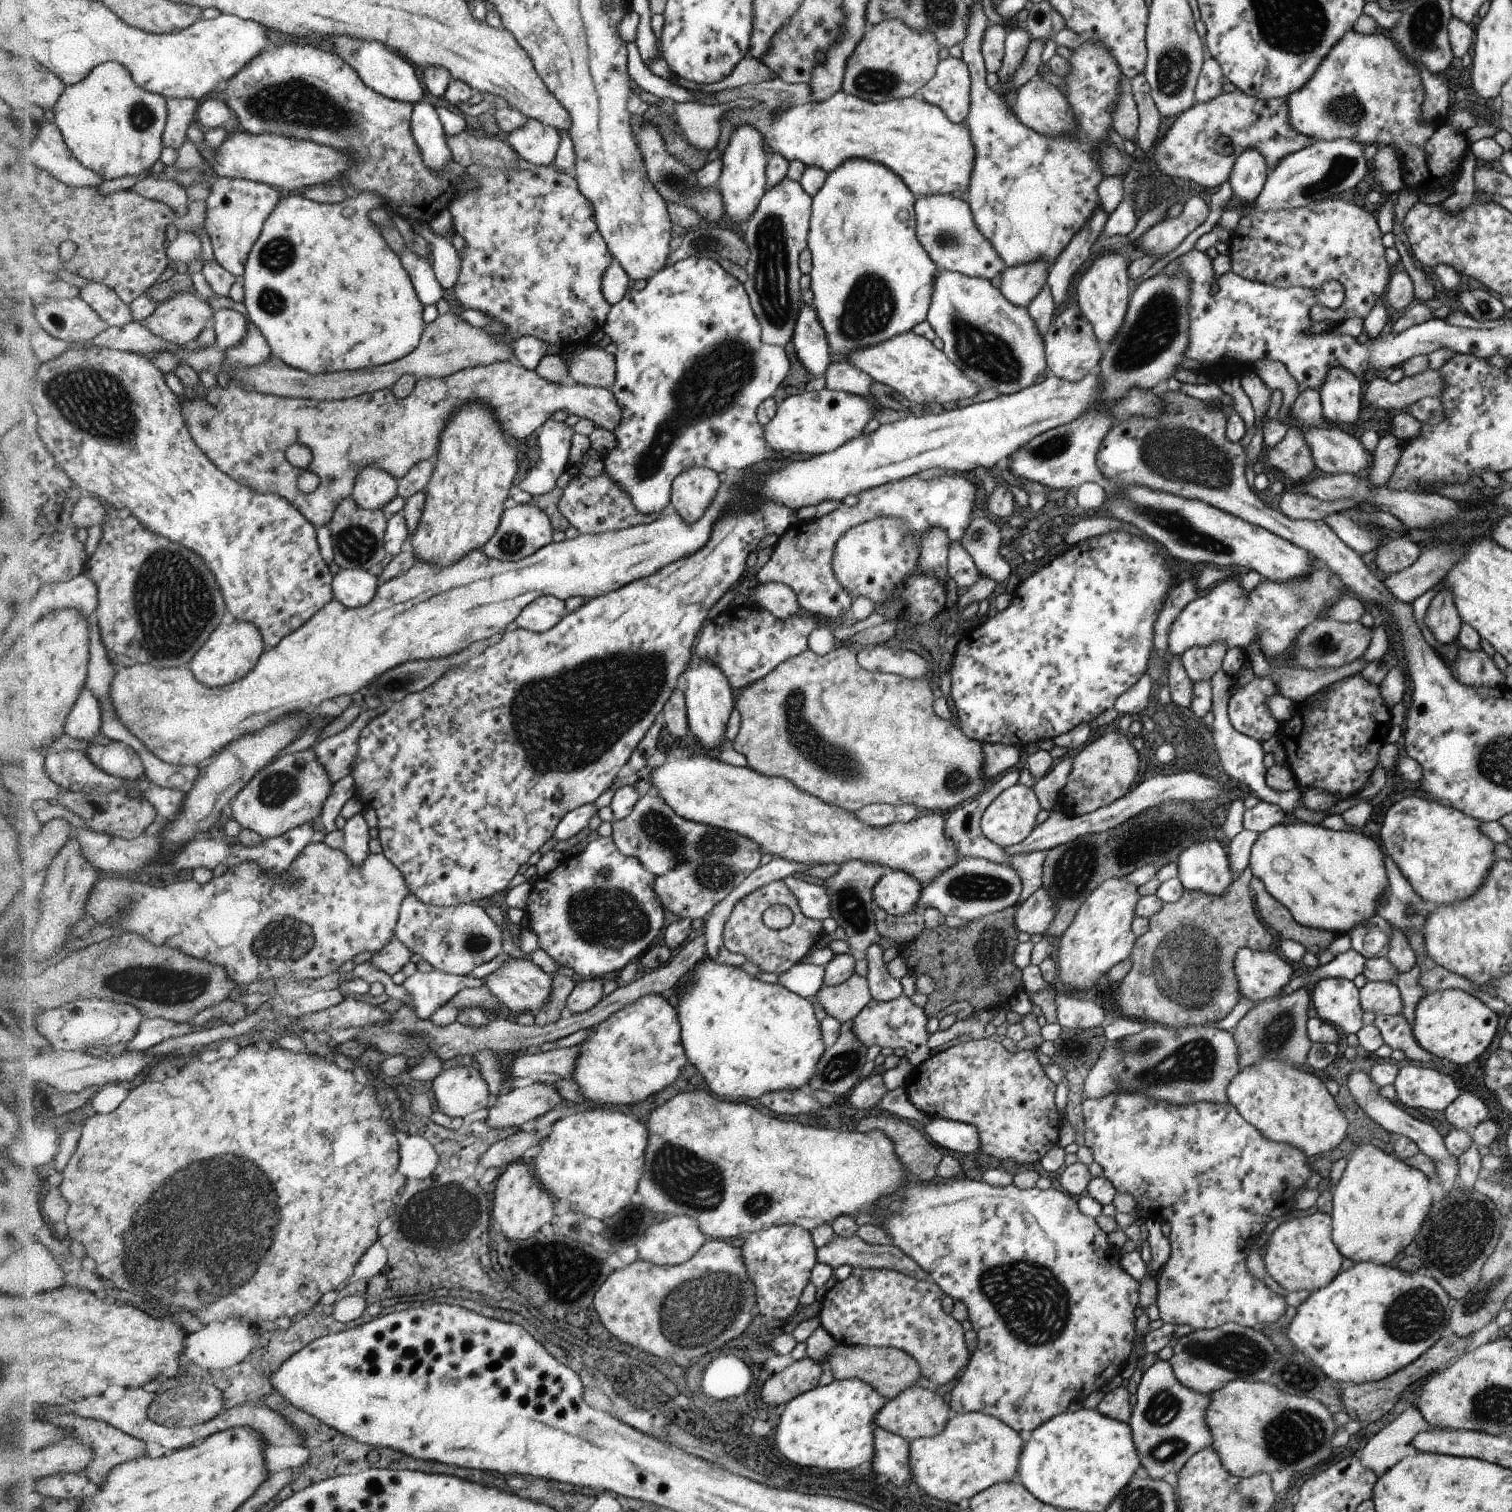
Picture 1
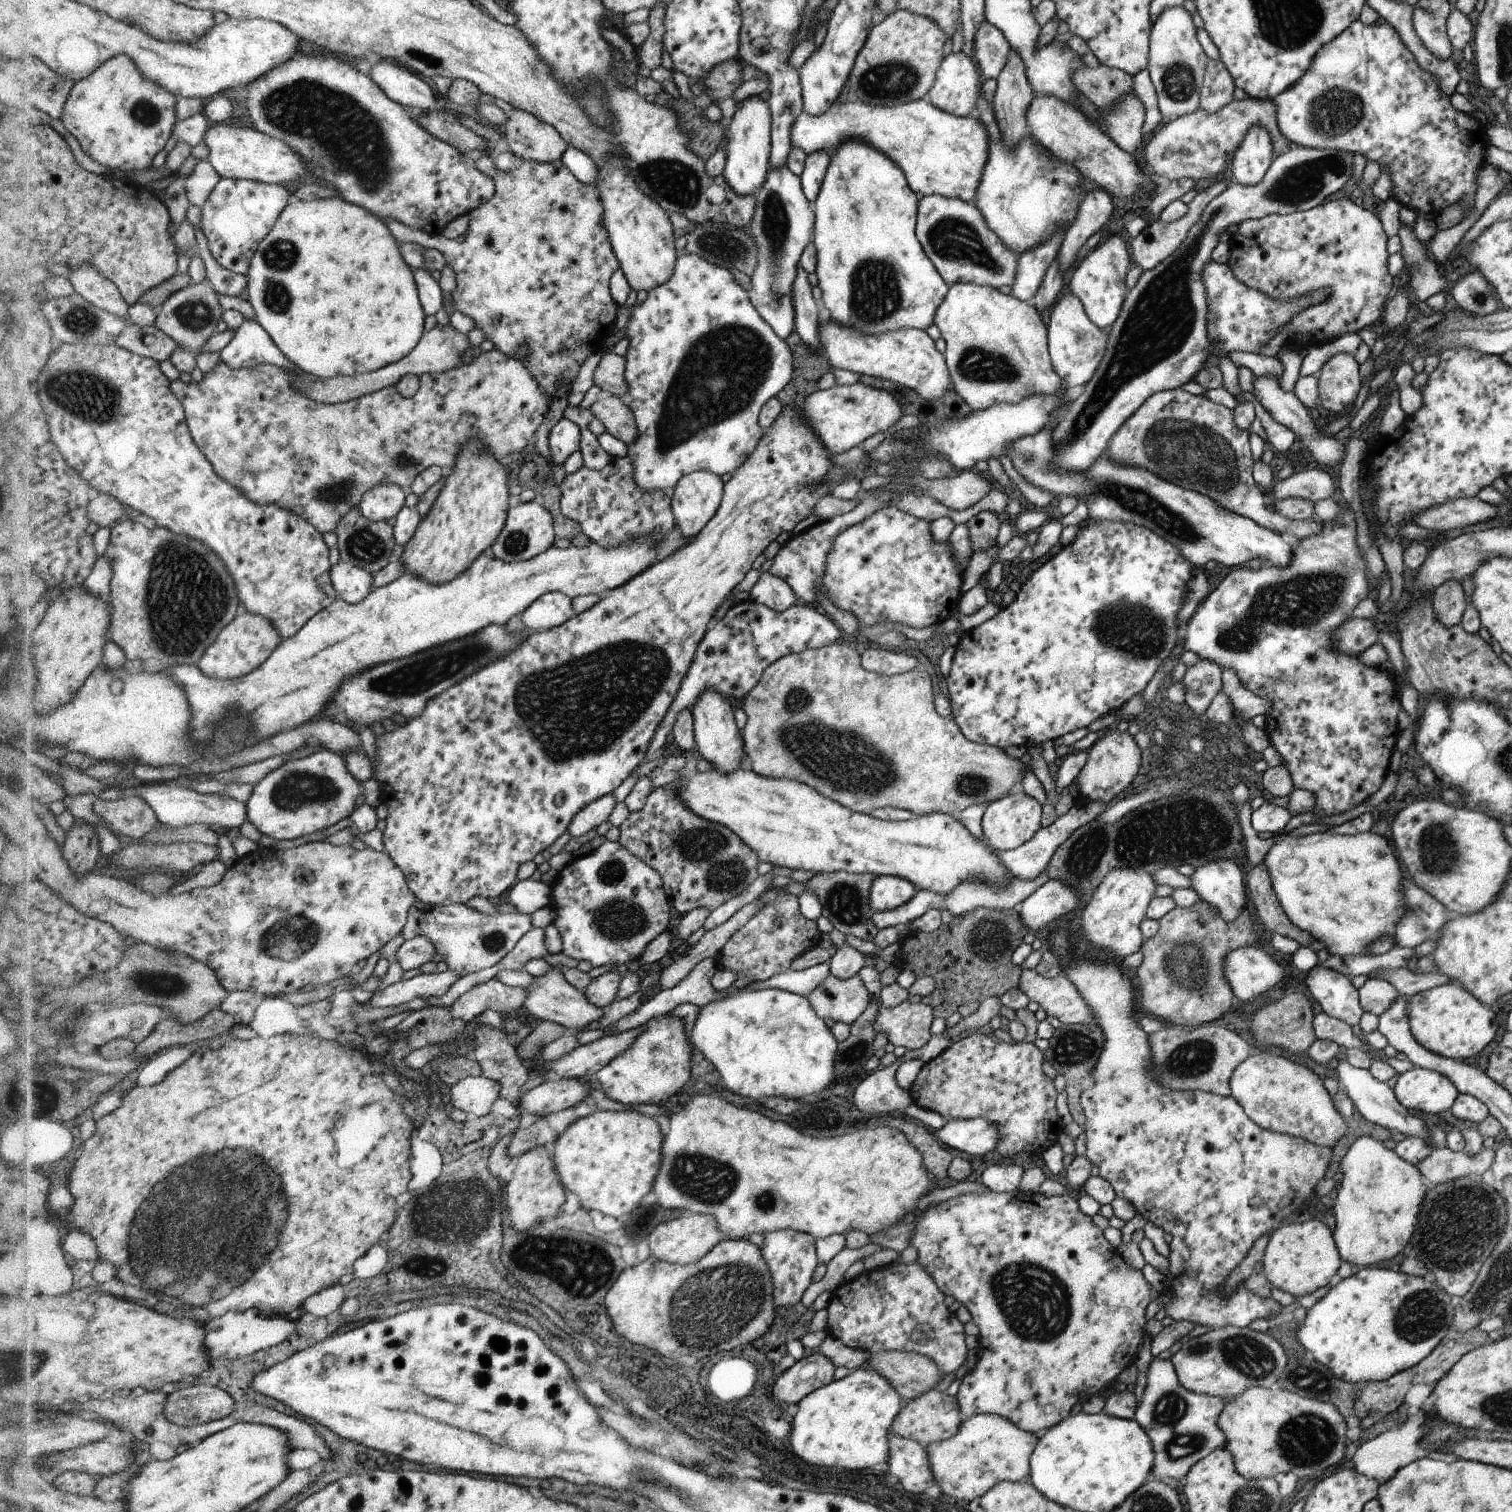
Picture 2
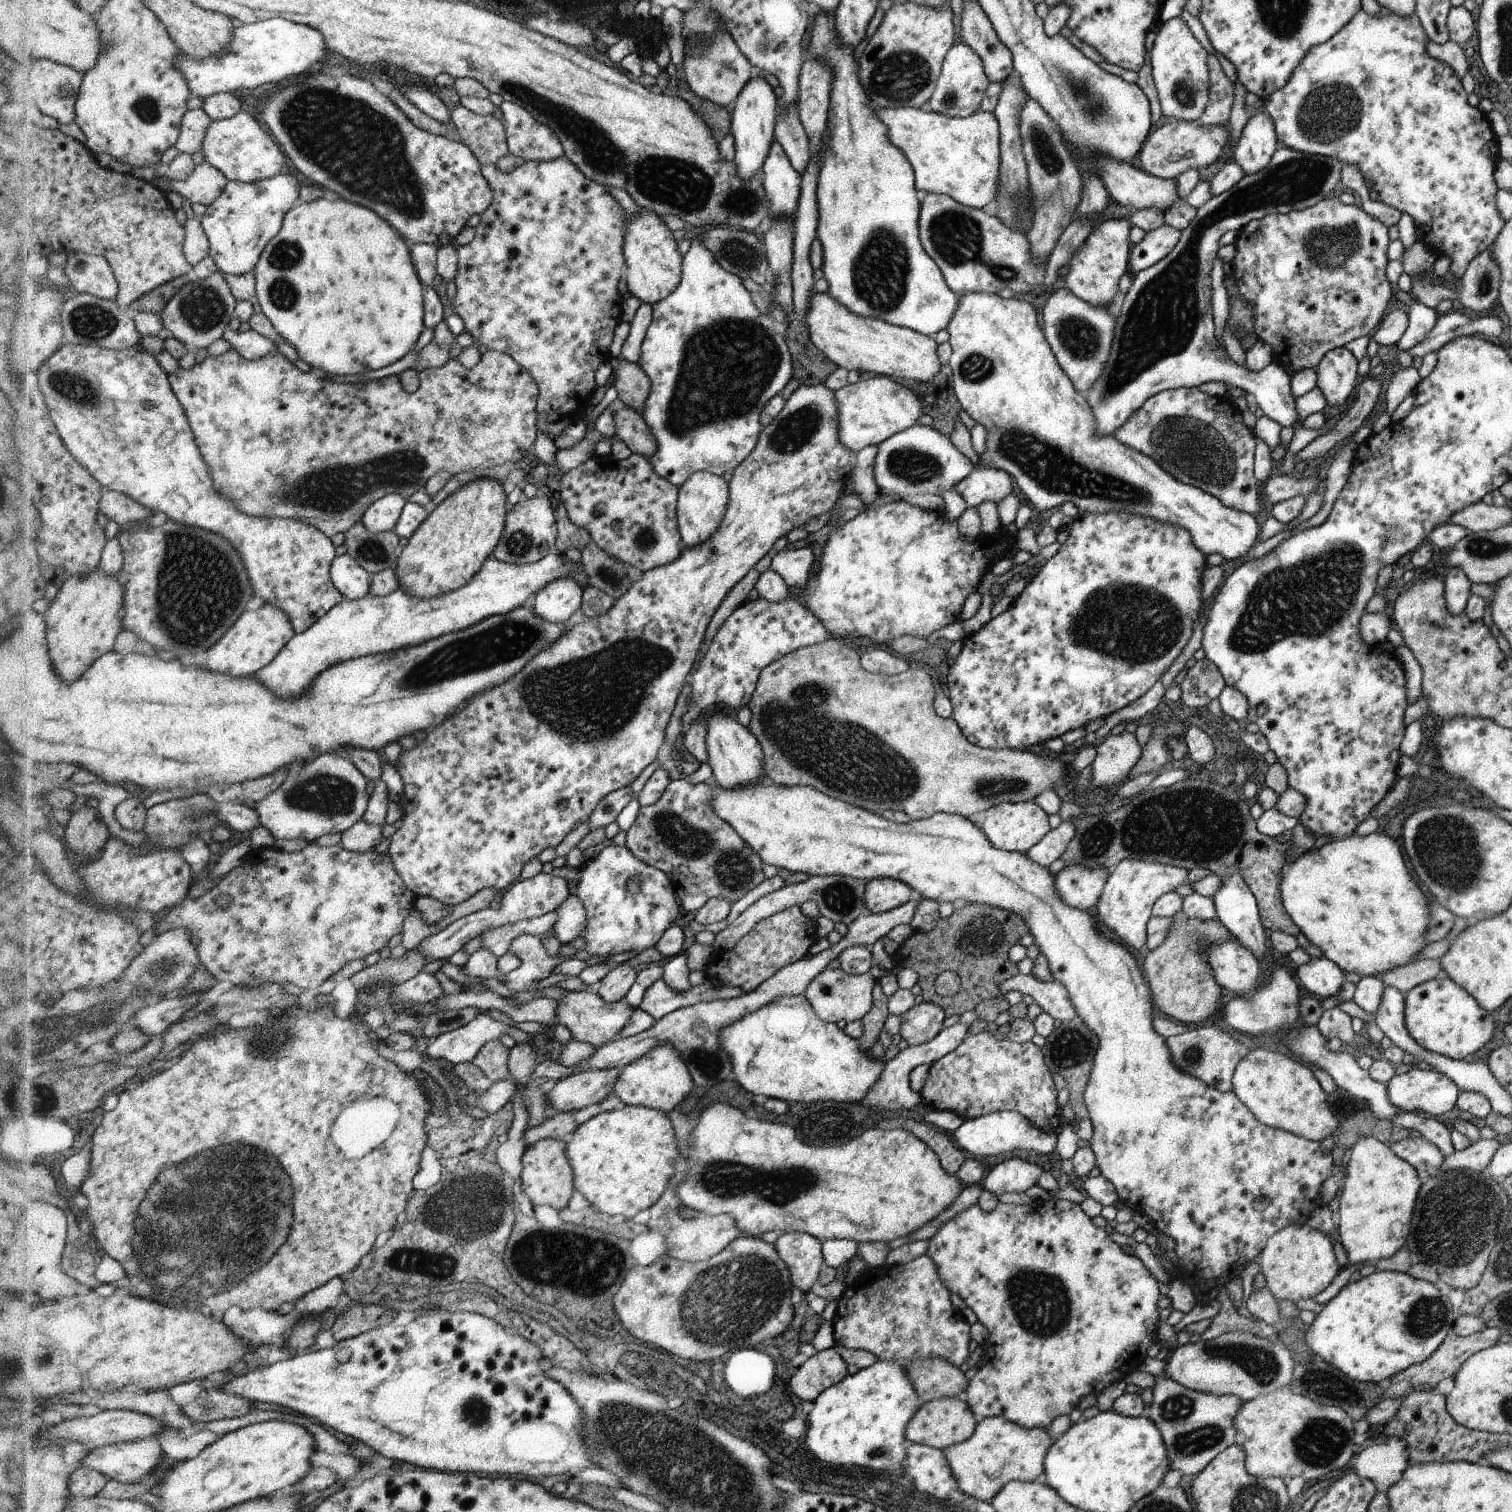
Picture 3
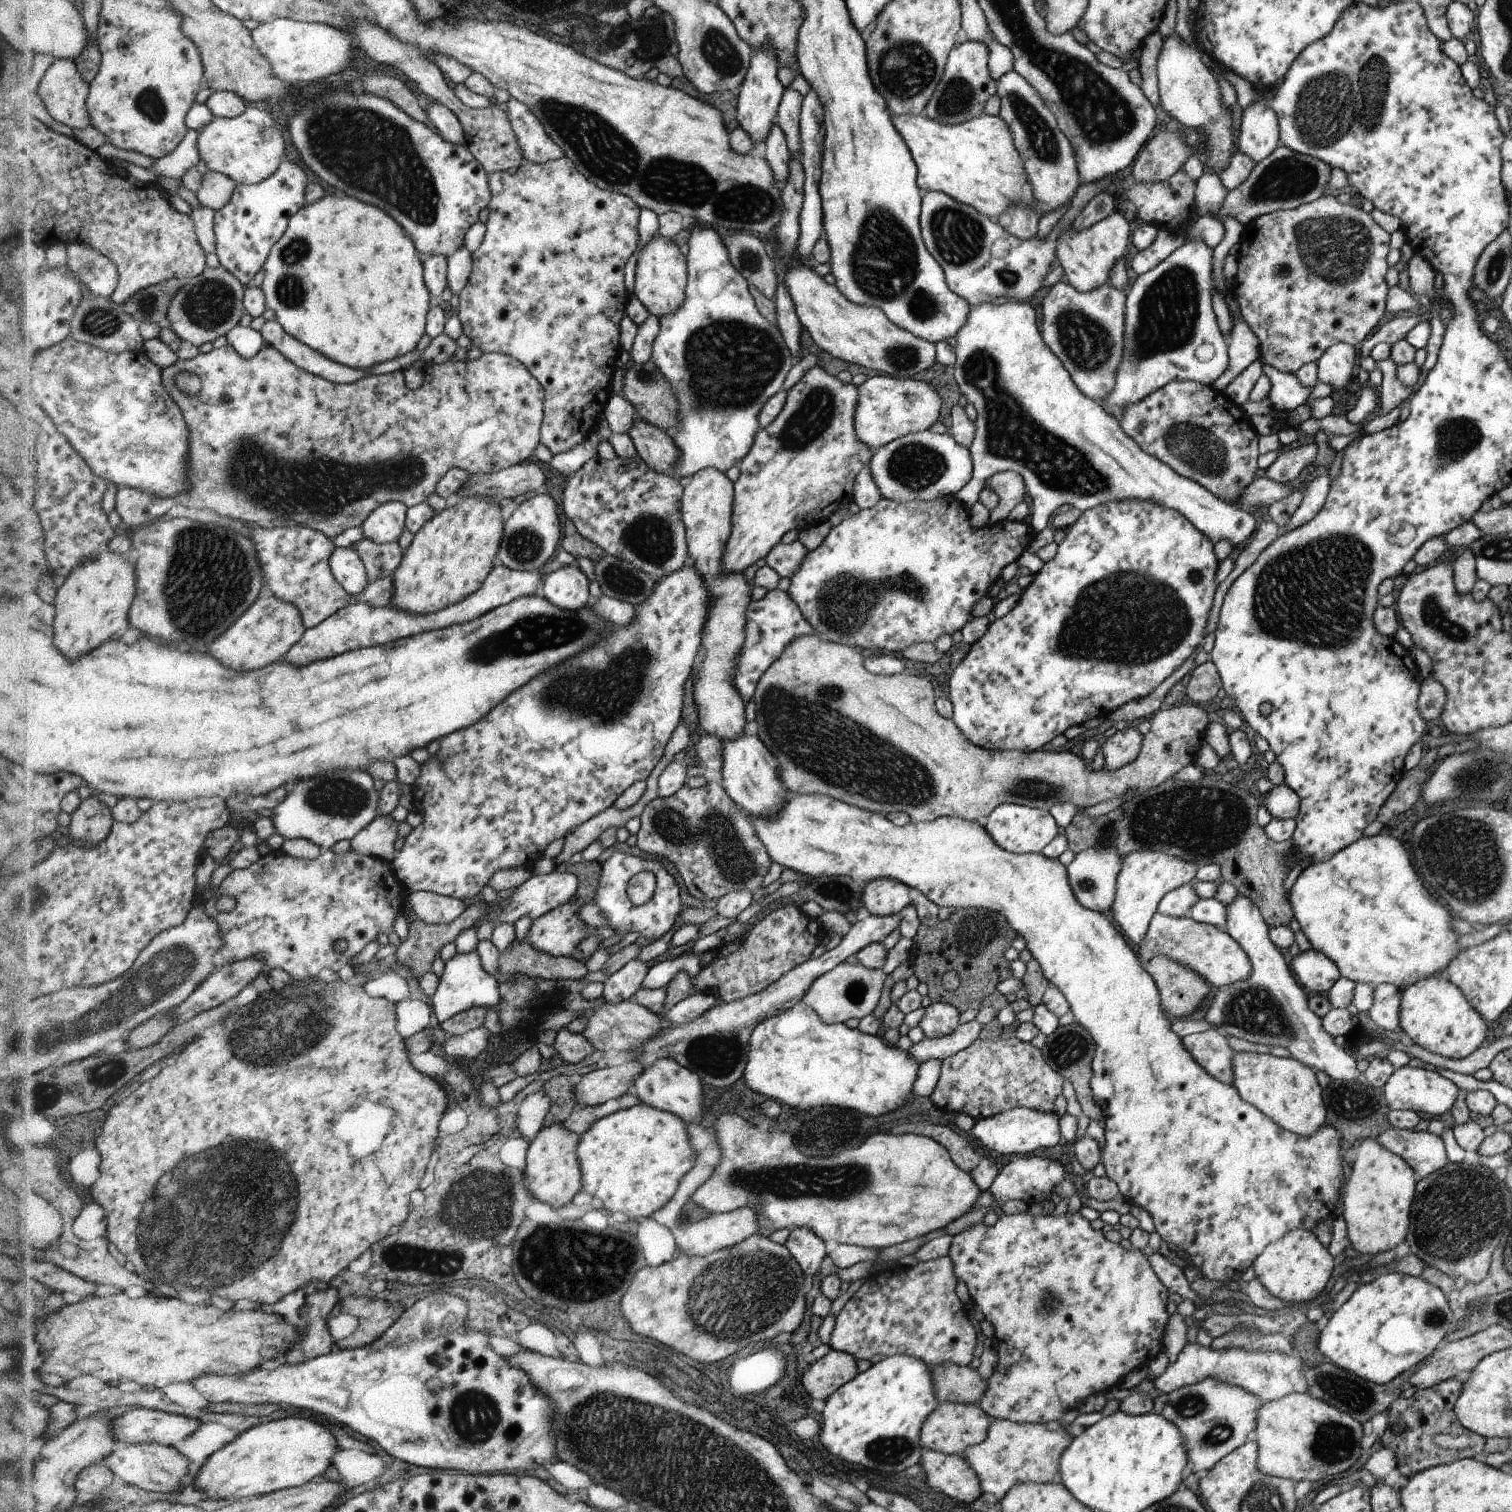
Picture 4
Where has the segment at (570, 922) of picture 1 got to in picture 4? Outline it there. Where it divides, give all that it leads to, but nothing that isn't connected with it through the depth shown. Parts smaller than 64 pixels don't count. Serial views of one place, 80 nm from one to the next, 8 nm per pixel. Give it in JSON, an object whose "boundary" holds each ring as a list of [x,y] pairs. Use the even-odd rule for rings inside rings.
{"boundary":[[[618,851],[602,864],[600,882],[595,889],[595,897],[592,903],[597,904],[608,916],[609,926],[619,930],[617,935],[623,933],[623,938],[628,932],[640,932],[640,937],[648,940],[658,940],[661,936],[664,936],[672,928],[672,924],[676,922],[676,916],[680,912],[680,906],[682,906],[680,888],[678,888],[676,880],[668,874],[668,870],[658,861]],[[644,870],[648,870],[655,875],[656,889],[648,902],[638,906],[630,901],[626,888],[628,888],[628,880],[632,876],[636,876],[638,872],[644,872]]]}

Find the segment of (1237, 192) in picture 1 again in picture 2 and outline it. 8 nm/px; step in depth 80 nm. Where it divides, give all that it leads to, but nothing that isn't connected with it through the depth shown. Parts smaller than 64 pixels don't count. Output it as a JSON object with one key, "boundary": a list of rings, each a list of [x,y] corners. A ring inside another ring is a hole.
{"boundary":[[[1254,125],[1244,135],[1232,160],[1232,180],[1244,186],[1258,184],[1273,161],[1273,142],[1266,127]]]}

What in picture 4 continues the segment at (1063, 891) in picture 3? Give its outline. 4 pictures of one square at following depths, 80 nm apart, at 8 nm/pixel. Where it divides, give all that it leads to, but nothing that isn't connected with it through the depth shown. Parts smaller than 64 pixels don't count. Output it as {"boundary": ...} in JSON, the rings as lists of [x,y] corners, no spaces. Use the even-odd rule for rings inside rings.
{"boundary":[[[1117,846],[1090,847],[1079,852],[1068,864],[1070,884],[1078,900],[1090,910],[1110,914],[1117,898],[1117,882],[1122,872],[1125,856],[1119,853]]]}

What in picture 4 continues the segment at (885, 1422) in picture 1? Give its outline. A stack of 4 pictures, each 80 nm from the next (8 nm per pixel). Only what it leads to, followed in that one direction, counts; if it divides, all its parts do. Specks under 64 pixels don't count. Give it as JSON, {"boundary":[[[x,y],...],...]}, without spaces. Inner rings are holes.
{"boundary":[[[940,1403],[921,1431],[924,1448],[945,1455],[962,1455],[969,1447],[980,1445],[986,1440],[994,1421],[995,1419],[976,1404]]]}

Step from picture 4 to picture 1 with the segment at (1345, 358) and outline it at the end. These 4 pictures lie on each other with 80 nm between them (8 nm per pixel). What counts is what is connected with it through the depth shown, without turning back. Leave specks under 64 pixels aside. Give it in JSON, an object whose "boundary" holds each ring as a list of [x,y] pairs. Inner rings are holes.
{"boundary":[[[1344,365],[1330,367],[1319,390],[1323,416],[1338,424],[1356,422],[1363,403],[1360,381]]]}

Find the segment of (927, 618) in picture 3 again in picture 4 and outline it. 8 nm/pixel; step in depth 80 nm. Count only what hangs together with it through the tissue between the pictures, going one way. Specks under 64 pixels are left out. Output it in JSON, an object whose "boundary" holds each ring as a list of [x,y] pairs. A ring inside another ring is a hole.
{"boundary":[[[944,497],[934,499],[933,501],[912,501],[906,504],[881,498],[876,503],[876,506],[862,509],[857,514],[843,519],[838,526],[830,530],[830,533],[825,537],[820,546],[811,550],[805,560],[801,562],[800,568],[790,579],[790,586],[787,593],[798,605],[804,618],[824,639],[856,647],[860,651],[866,648],[870,652],[884,650],[884,652],[899,655],[917,643],[934,644],[944,634],[950,634],[952,636],[958,630],[962,630],[967,622],[970,622],[975,604],[990,594],[992,586],[1000,580],[1002,570],[1006,568],[1006,564],[1016,562],[1020,558],[1020,554],[1032,542],[1032,530],[1030,530],[1028,522],[1011,521],[1006,518],[998,519],[995,517],[990,524],[978,528],[971,523],[971,516],[968,510],[970,510],[970,506],[966,508],[962,501],[954,497]]]}

